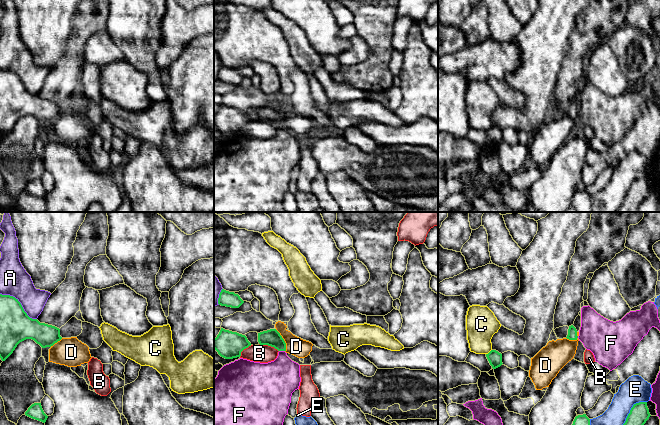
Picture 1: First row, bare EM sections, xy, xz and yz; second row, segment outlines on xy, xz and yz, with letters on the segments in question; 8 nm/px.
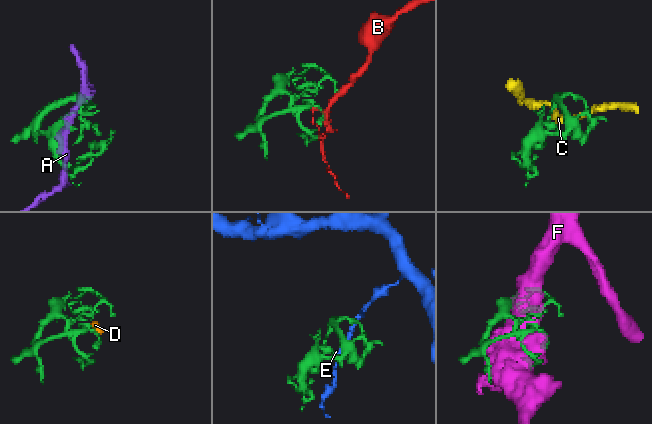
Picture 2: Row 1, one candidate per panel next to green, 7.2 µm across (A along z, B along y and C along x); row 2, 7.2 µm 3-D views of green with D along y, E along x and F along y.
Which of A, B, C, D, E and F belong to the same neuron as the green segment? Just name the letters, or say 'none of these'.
D

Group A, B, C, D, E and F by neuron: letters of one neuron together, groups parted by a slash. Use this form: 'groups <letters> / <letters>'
groups A / B / C / D / E / F

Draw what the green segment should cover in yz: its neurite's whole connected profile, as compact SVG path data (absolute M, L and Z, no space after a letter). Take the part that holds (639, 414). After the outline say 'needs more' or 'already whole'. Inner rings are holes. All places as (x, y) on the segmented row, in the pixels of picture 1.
M639 402L633 405L623 425L644 425L650 416L647 402Z | already whole

